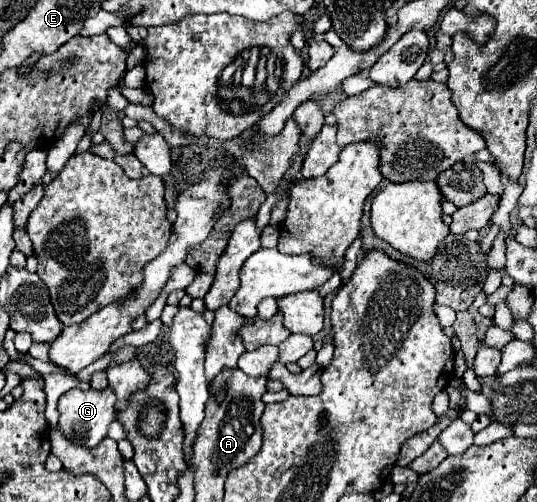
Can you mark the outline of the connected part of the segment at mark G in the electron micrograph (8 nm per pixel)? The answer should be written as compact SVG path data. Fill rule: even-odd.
M103 388L103 390L69 390L59 398L57 404L59 410L59 426L63 428L63 434L67 434L67 438L73 444L79 446L95 446L99 444L105 436L107 436L107 428L109 424L115 420L115 392L111 388Z

